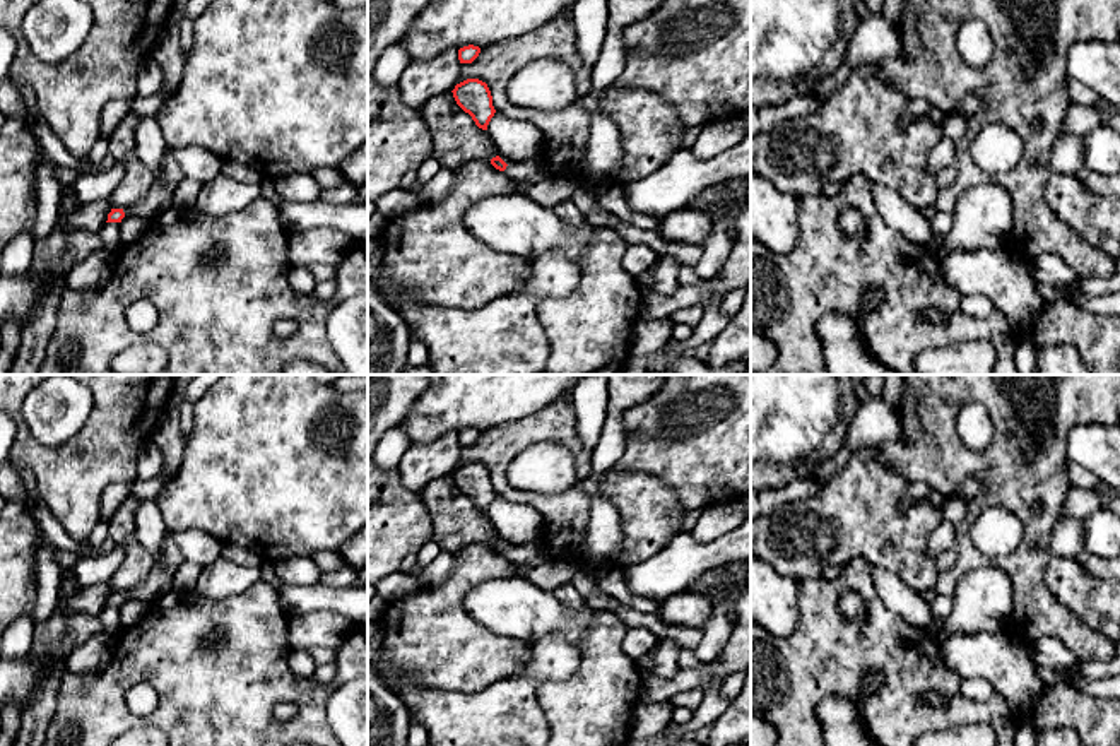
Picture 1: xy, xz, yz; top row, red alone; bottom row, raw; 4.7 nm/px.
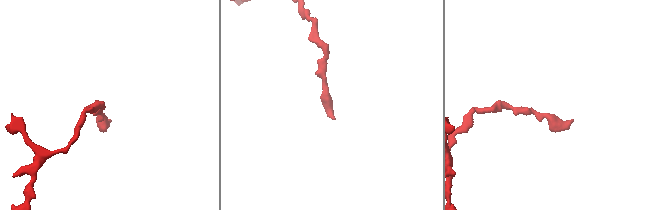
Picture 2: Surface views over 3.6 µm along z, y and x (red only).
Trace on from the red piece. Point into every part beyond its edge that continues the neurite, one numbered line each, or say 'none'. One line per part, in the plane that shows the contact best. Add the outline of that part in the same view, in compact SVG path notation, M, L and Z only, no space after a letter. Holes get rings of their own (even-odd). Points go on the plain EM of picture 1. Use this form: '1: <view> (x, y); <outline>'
1: xy (159, 580); M168 530L162 553L154 558L150 573L139 585L123 592L125 599L140 599L150 604L162 594L173 590L173 577L183 561L185 558L169 539Z

